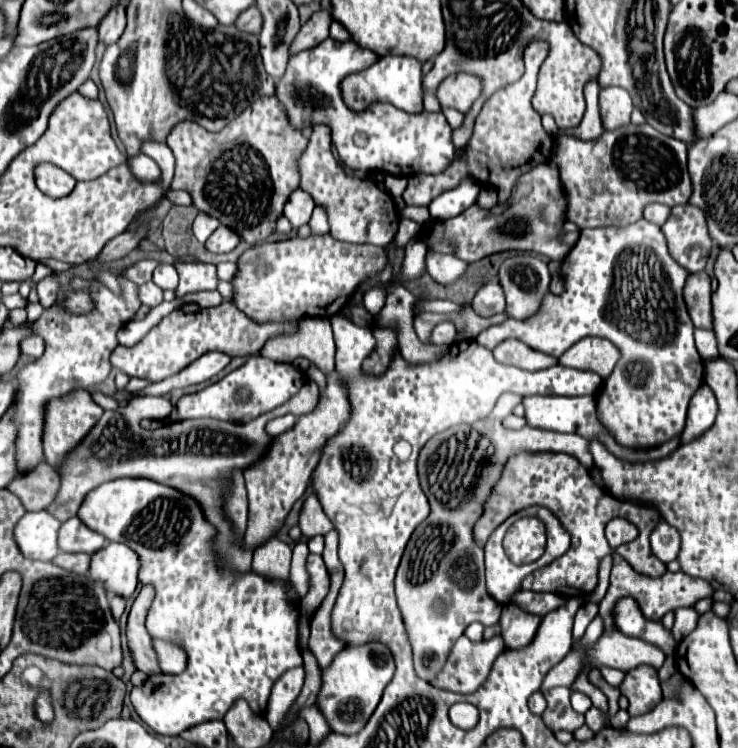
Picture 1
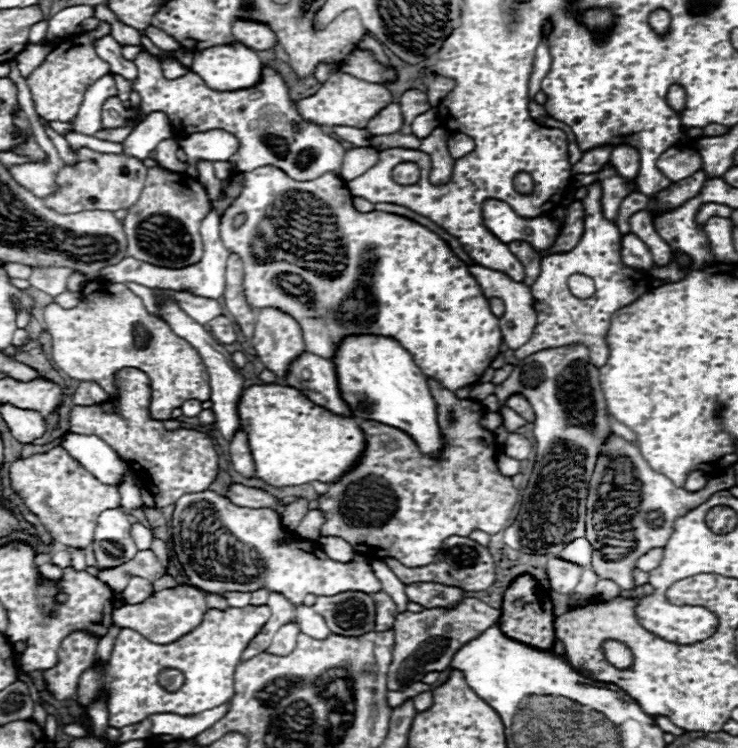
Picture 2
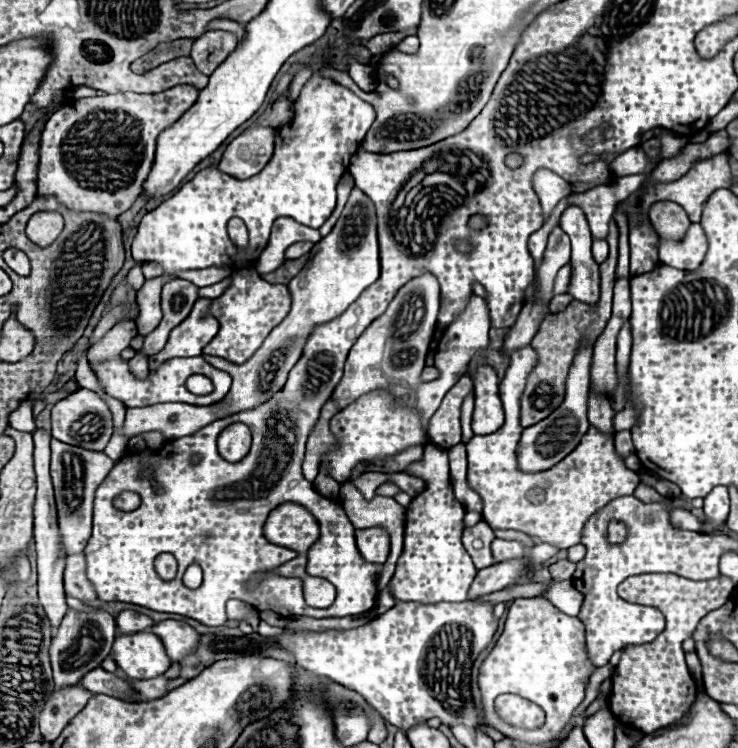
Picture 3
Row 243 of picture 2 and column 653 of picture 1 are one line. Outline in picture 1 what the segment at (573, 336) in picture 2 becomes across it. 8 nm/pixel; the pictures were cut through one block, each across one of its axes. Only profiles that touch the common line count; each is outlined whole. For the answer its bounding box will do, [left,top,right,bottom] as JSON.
[600,556,714,630]

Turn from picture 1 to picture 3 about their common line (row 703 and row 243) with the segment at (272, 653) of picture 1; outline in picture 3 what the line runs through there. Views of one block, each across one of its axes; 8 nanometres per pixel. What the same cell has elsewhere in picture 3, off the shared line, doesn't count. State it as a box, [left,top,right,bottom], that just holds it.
[132,74,374,274]

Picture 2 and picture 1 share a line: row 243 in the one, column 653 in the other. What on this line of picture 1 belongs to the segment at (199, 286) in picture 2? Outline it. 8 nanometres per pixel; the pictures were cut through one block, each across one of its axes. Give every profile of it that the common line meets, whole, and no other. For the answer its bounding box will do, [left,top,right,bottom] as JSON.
[644,204,670,226]

